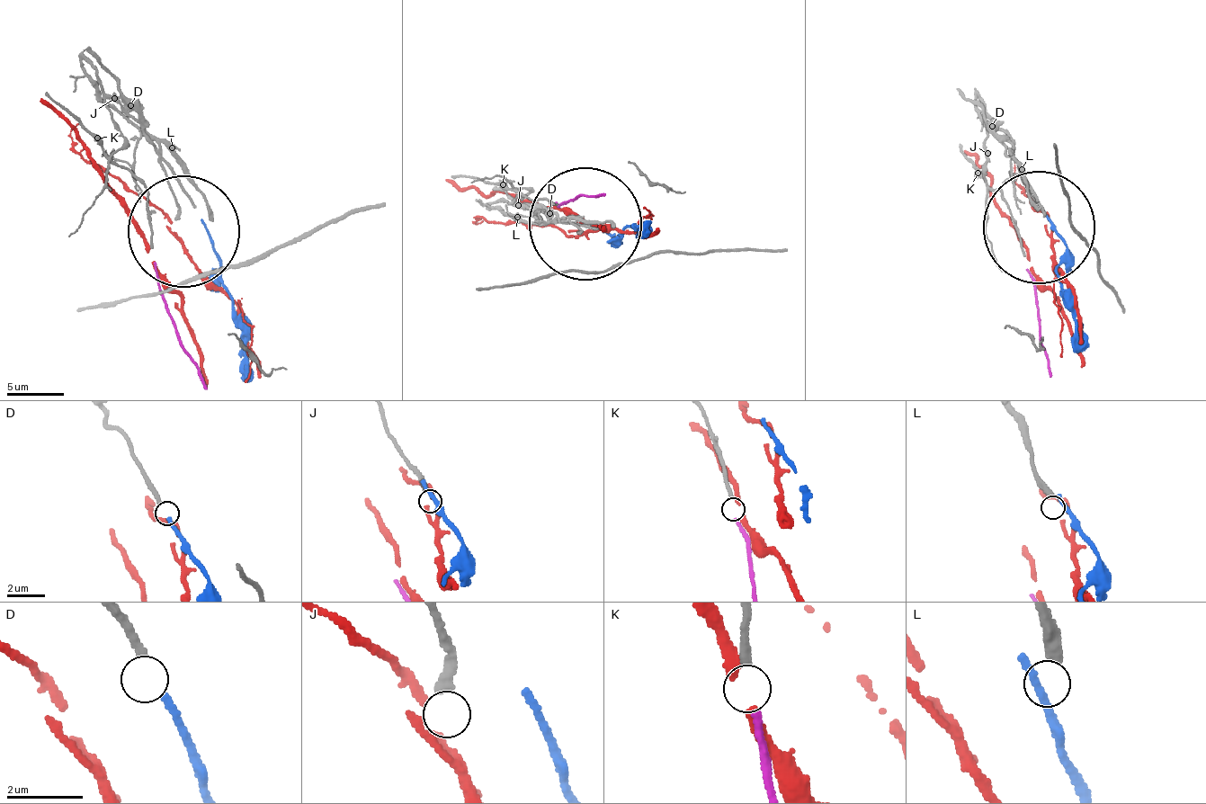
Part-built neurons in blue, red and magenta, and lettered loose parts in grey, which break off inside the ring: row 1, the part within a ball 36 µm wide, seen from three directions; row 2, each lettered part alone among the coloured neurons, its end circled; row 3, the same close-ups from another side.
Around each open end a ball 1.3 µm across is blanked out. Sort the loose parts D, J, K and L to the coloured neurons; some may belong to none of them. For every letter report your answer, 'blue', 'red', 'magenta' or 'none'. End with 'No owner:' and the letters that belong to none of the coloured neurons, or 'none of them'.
D: blue
J: none
K: magenta
L: none
No owner: J, L

